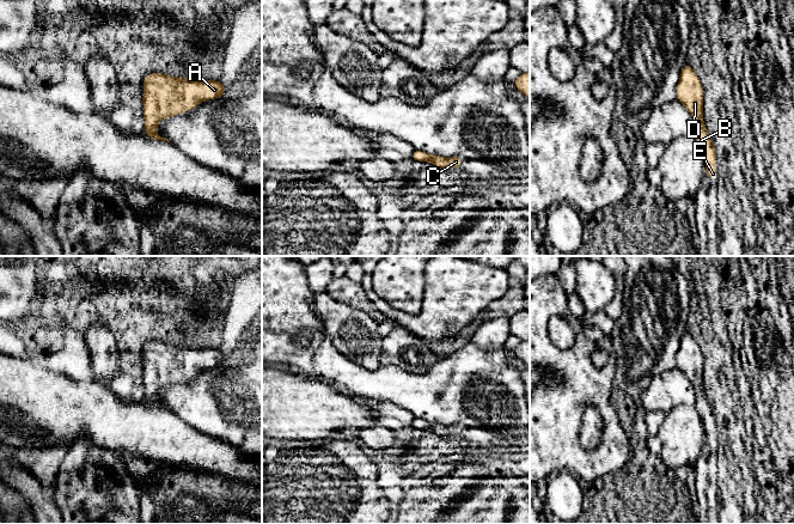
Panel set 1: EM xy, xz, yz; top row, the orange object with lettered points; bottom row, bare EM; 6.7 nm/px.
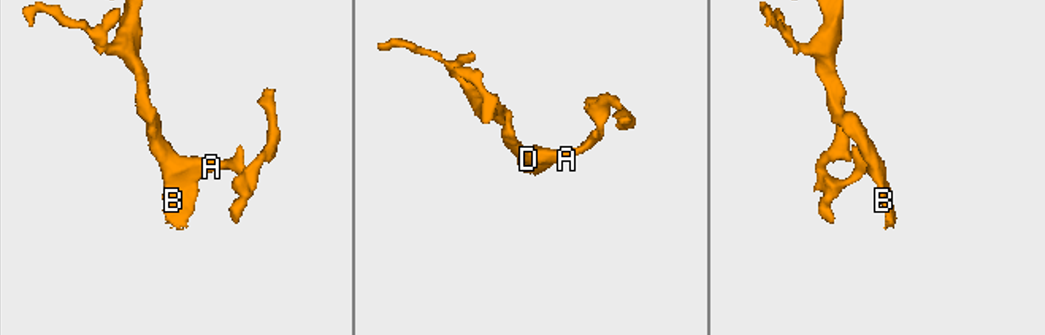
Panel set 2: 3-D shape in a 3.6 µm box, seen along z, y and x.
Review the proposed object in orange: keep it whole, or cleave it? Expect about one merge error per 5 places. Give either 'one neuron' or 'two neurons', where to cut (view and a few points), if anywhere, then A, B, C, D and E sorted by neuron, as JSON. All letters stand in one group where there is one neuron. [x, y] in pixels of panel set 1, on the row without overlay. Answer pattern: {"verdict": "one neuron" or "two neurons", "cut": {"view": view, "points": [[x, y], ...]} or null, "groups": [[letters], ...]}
{"verdict": "one neuron", "cut": null, "groups": [["A", "B", "C", "D", "E"]]}

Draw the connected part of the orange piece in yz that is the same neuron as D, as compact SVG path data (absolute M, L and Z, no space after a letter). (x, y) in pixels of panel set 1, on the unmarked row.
M686 330L680 340L679 351L676 355L677 368L685 373L695 388L695 408L703 422L707 434L704 445L717 446L716 415L713 413L709 401L703 390L703 354L700 346Z

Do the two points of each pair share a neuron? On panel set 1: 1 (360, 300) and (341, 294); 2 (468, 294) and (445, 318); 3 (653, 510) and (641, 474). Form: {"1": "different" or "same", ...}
{"1": "same", "2": "same", "3": "same"}

